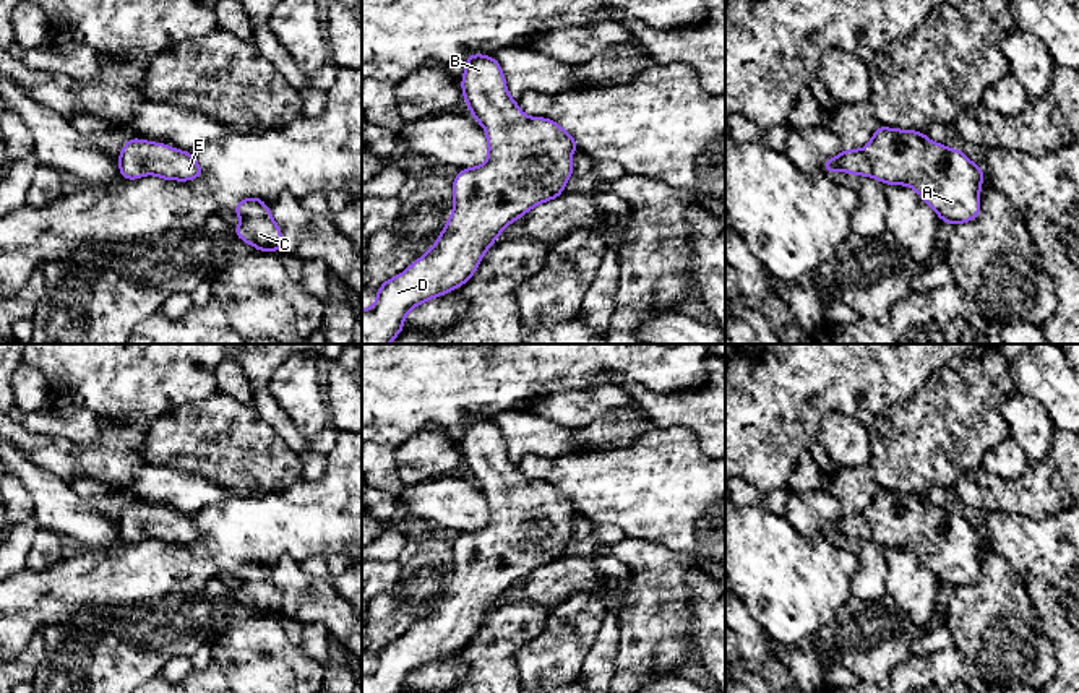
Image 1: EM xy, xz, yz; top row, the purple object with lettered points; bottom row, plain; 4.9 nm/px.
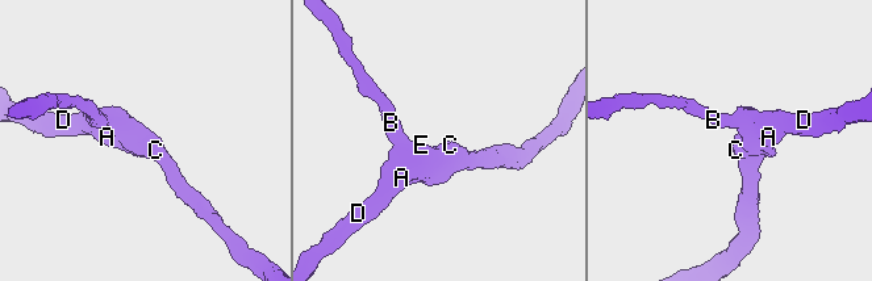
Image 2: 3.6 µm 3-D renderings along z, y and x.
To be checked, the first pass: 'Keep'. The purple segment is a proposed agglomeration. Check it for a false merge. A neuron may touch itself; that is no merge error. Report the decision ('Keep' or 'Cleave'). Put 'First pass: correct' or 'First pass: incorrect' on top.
First pass: correct
Keep

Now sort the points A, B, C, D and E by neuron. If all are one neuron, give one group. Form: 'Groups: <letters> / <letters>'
Groups: A B C D E

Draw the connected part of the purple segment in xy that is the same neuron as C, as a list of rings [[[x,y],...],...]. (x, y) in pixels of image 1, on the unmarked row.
[[[256,560],[243,562],[230,575],[242,581],[242,588],[232,591],[232,596],[245,607],[260,615],[284,613],[282,596],[263,563]]]

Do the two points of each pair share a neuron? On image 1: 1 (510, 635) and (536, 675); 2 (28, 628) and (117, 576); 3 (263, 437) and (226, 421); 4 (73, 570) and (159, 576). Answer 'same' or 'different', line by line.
1: different
2: same
3: same
4: same

